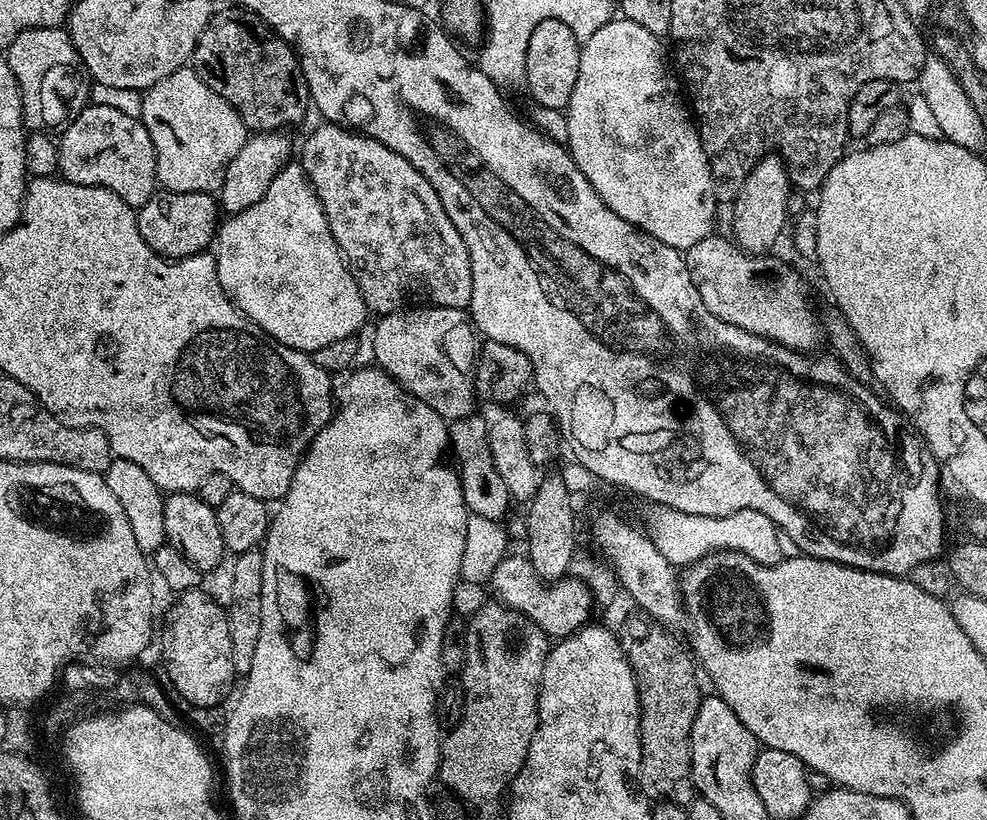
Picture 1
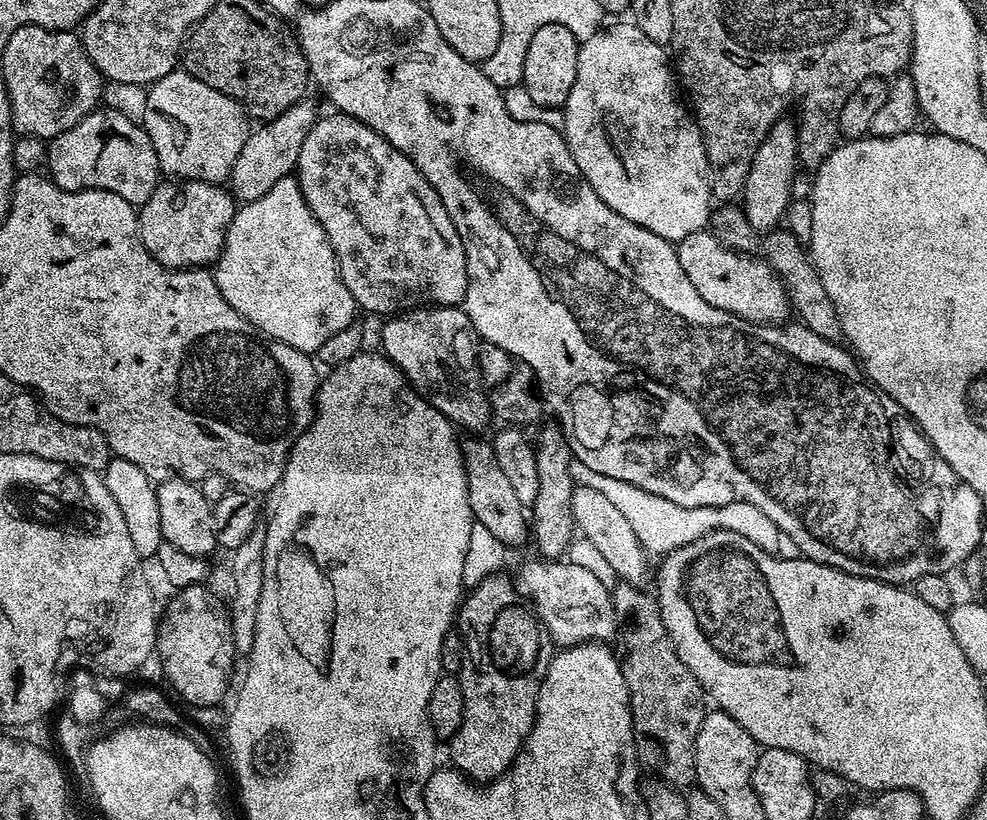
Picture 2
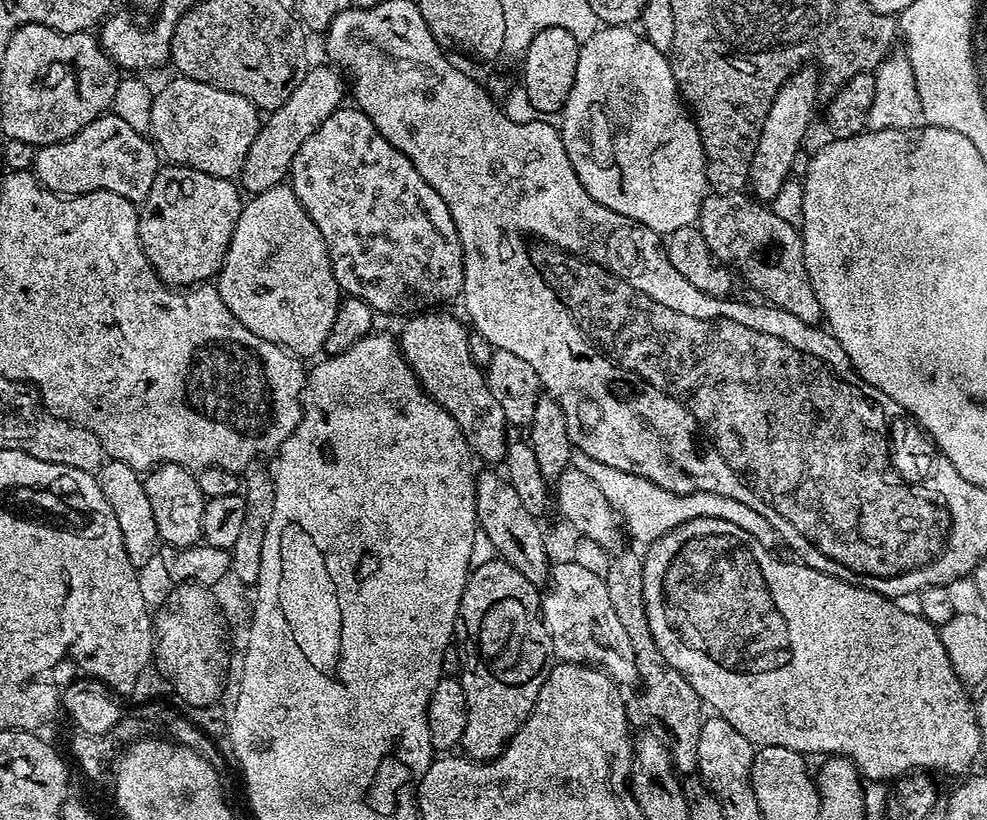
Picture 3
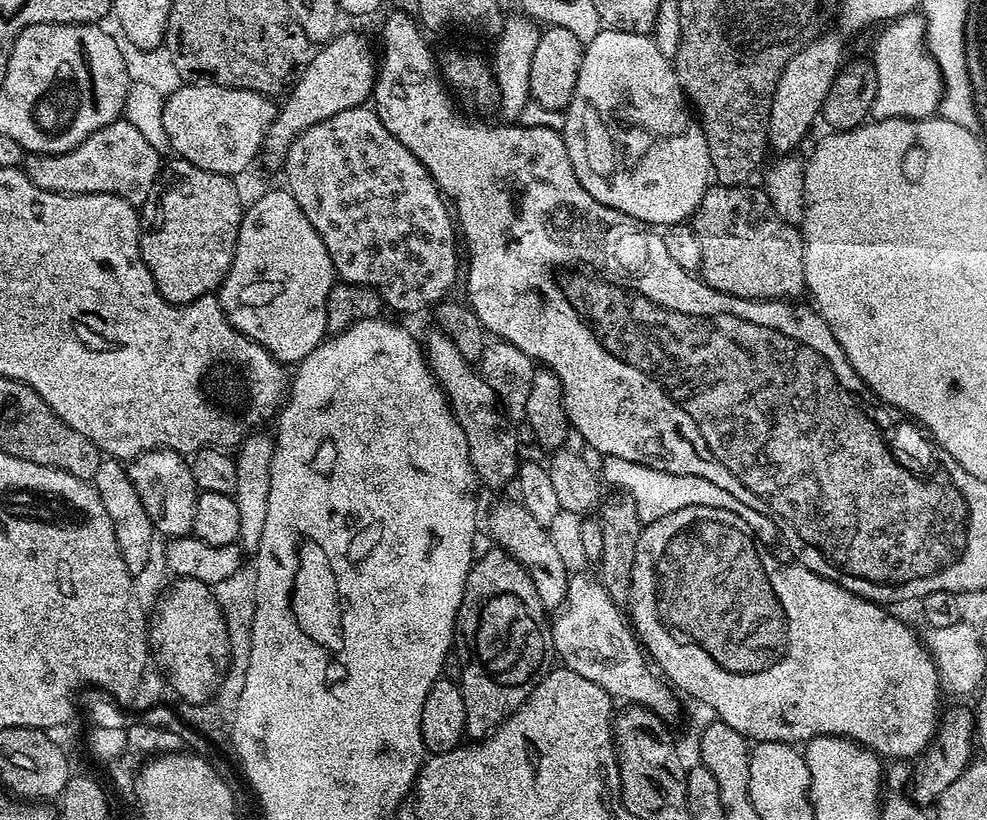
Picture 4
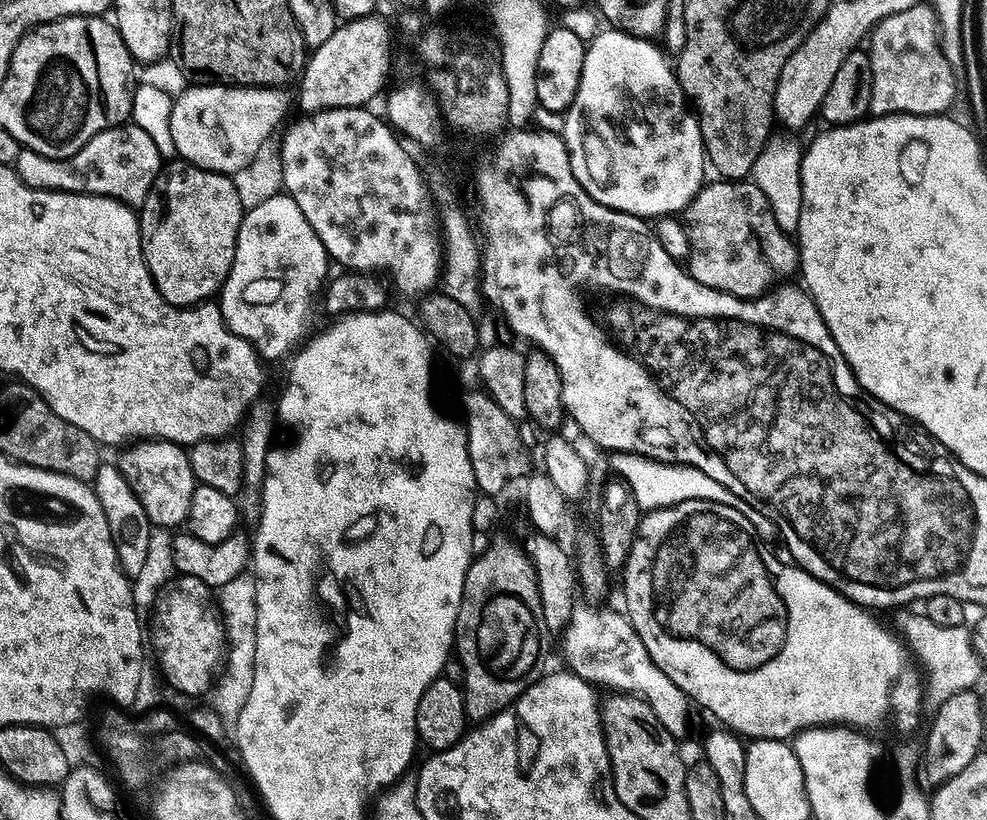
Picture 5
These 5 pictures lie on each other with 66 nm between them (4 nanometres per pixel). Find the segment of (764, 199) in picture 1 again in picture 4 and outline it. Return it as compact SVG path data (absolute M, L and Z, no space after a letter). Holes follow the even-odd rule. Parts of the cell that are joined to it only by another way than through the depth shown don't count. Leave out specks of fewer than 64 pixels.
M821 34L801 46L797 52L793 52L790 62L779 69L772 89L772 104L766 113L766 144L768 140L776 154L792 154L797 151L795 148L803 142L812 123L818 120L820 107L824 105L826 94L830 94L830 86L845 60L843 38Z

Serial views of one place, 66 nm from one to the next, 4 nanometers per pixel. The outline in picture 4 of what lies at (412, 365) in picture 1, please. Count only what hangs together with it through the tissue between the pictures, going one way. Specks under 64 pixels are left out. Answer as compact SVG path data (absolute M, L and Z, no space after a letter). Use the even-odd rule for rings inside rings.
M432 330L427 340L424 340L424 349L428 367L466 435L471 466L477 479L490 488L504 487L517 477L520 465L518 438L512 431L511 421L500 409L498 400L485 379L462 358L454 342L444 332Z

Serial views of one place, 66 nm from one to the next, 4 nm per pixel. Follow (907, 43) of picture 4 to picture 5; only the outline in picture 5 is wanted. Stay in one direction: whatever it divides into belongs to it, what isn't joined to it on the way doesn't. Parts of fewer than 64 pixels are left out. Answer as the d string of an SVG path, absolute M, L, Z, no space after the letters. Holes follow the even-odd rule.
M917 2L910 10L890 14L877 22L866 40L870 58L872 89L870 90L869 113L872 116L896 116L900 112L915 116L938 116L949 111L956 96L956 76L952 73L953 61L944 56L940 43L940 22L931 3Z

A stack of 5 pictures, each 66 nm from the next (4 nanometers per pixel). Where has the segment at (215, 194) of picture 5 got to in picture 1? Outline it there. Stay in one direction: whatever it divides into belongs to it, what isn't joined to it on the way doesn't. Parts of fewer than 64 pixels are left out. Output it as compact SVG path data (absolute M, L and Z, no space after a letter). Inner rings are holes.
M158 190L136 212L142 238L157 254L169 261L205 251L215 241L222 209L210 192L165 192Z

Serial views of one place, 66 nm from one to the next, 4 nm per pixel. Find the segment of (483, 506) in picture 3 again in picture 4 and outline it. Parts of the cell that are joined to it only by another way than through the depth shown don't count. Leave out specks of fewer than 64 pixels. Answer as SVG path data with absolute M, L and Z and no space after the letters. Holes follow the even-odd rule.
M500 500L488 512L488 532L492 535L491 543L495 547L502 548L515 558L526 571L532 573L532 581L534 582L534 590L538 590L538 598L542 602L542 606L546 610L559 610L564 607L568 599L568 578L570 569L564 565L564 556L560 553L558 545L552 541L552 536L547 527L539 524L534 518L534 514L530 514L523 503L512 500Z

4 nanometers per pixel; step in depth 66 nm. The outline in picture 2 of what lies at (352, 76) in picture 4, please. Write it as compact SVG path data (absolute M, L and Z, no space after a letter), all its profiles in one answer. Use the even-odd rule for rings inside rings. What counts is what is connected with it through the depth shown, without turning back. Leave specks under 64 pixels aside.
M311 99L300 100L294 106L290 106L276 120L267 121L260 129L249 131L246 138L246 146L242 146L242 154L238 154L238 162L234 162L230 177L230 191L237 201L249 204L274 182L282 182L282 178L293 175L298 162L298 150L302 150L302 142L306 142L306 134L316 125L318 111L310 102Z

